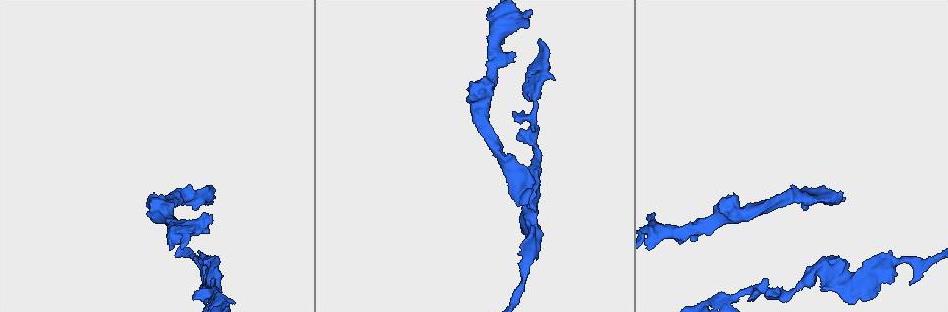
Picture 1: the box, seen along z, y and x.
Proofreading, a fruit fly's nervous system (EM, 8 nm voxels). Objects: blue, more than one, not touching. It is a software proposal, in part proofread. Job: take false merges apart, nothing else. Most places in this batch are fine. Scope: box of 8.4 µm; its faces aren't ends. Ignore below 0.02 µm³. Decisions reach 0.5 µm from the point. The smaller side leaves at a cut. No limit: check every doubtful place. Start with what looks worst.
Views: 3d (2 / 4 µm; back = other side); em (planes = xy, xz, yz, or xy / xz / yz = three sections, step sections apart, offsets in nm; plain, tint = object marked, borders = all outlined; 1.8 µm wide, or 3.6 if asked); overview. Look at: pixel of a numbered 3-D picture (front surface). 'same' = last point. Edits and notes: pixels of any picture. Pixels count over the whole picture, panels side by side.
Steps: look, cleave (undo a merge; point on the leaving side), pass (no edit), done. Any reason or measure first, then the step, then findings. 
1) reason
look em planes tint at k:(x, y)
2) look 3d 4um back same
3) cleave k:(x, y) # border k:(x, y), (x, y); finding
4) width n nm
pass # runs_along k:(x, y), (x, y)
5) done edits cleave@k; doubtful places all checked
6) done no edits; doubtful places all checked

two arms at a narrow angle
look 3d 2um at 1:(860, 281)

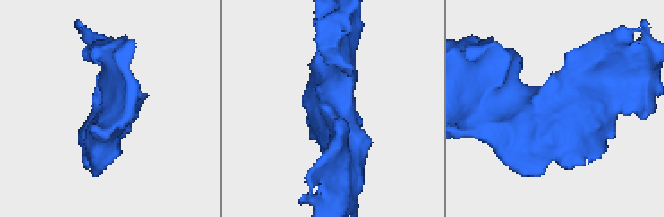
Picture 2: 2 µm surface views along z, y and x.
look em planes plain at 2:(331, 111)

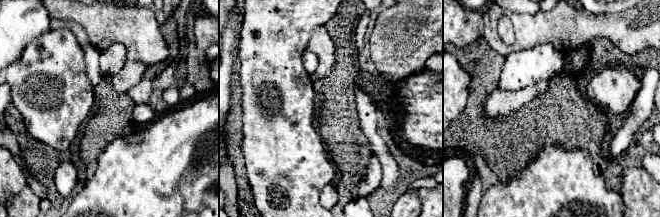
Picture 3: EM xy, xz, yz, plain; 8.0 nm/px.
with the object marked
look em planes tint same

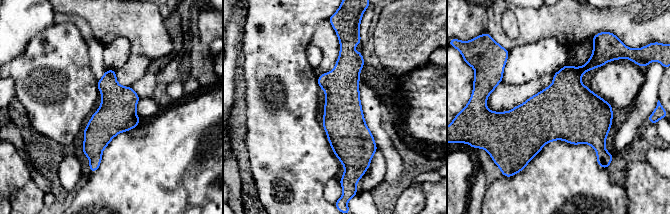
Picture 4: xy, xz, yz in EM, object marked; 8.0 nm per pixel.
pass # runs_along 4:(346, 45), (345, 163); one cell here

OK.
arms part here
look em planes plain at 1:(496, 64)

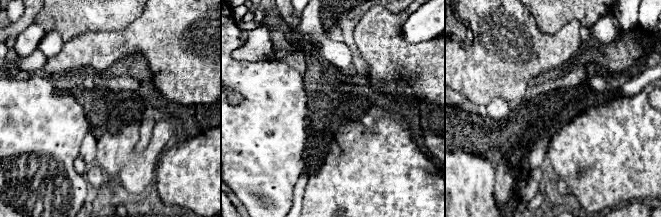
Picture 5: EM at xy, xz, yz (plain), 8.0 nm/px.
where the object lies
look em planes tint same

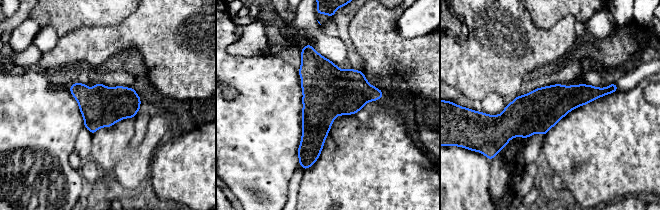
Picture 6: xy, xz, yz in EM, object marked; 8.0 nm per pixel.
width 320 nm
pass # runs_along 6:(609, 89), (494, 121); continuous, no second cell

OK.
look em planes plain at 1:(182, 230)

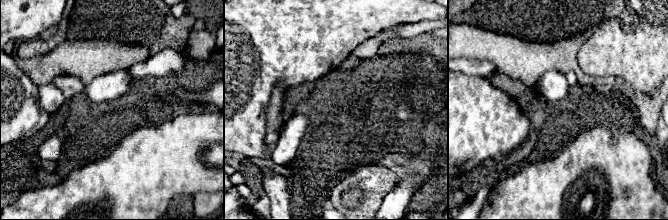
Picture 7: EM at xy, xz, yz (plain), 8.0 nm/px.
with the object marked
look em planes tint same

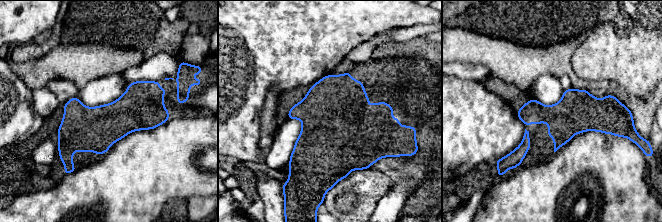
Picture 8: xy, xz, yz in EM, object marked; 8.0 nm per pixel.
width 320 nm
pass # all the same cell

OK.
sharp bend
look 3d 2um at 1:(219, 272)

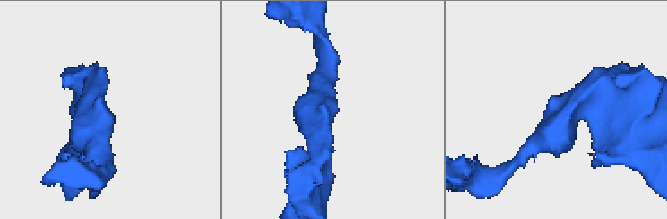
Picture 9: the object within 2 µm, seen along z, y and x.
look em planes tint at 9:(573, 114)

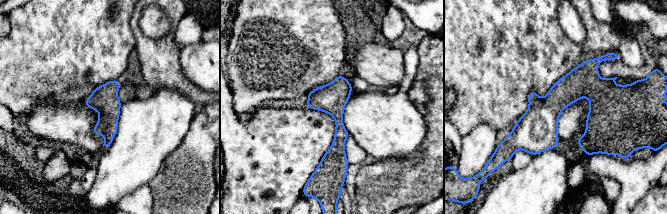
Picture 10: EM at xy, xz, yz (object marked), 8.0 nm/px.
pass # runs_along 10:(616, 105), (566, 91), (506, 142); all the same cell

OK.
done no edits; doubtful places all checked

